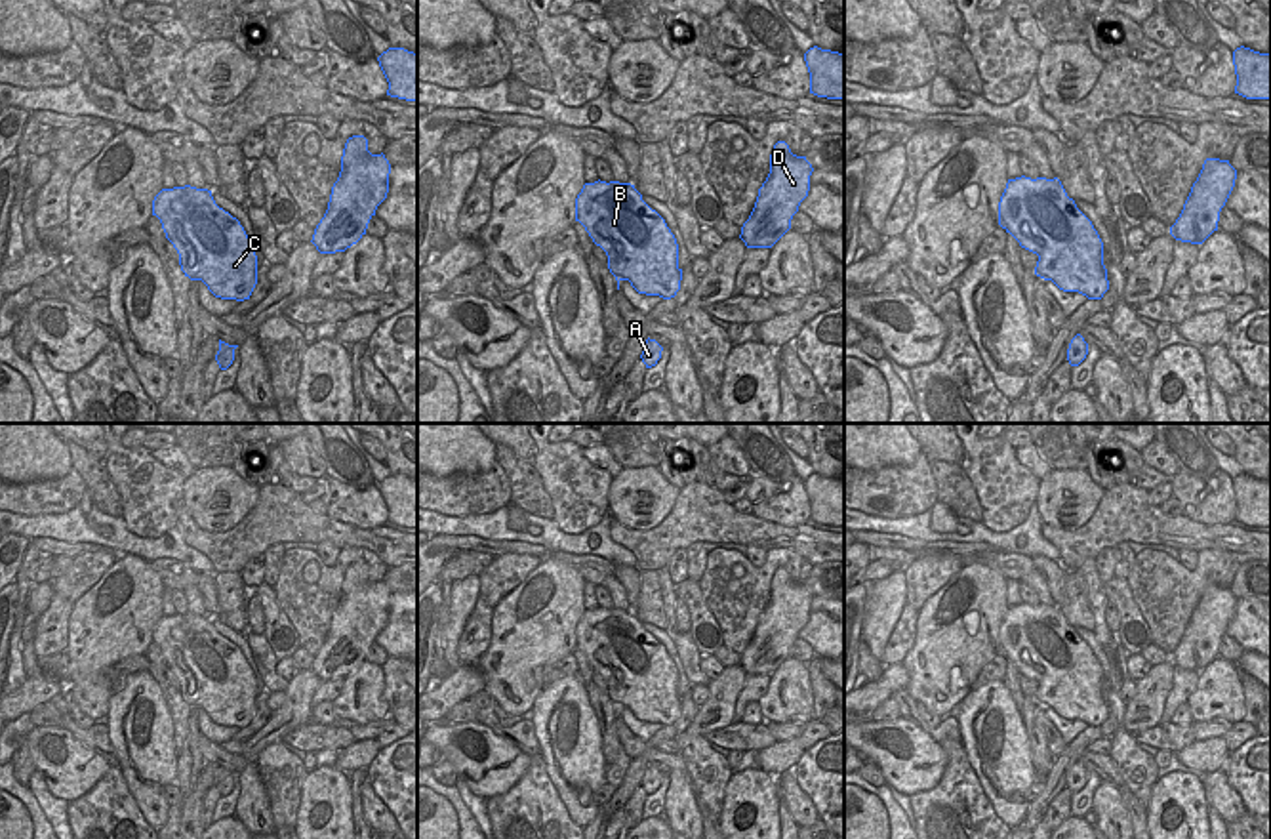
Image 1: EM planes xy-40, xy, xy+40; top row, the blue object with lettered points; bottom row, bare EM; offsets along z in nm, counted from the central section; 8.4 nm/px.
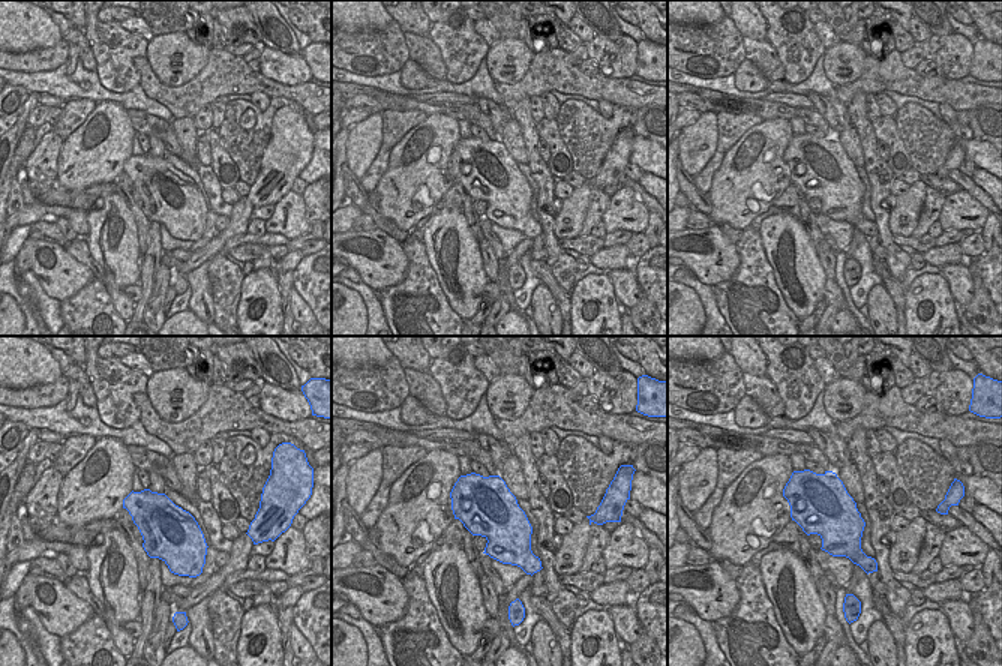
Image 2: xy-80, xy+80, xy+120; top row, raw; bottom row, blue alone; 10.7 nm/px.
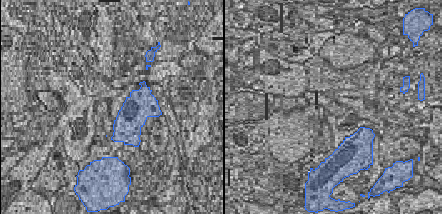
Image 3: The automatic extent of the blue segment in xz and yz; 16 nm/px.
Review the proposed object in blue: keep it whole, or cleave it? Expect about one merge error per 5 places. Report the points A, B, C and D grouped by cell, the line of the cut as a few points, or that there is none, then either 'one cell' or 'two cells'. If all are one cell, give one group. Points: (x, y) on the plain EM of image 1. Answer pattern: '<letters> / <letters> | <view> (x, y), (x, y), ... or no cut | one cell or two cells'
A B C D | no cut | one cell

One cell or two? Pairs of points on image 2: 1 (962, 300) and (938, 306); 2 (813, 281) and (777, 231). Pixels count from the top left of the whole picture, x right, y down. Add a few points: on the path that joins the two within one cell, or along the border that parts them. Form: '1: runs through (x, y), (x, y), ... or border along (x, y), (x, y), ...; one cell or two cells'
1: border along (941, 273), (953, 300), (959, 306); two cells
2: runs through (797, 264), (797, 243), (792, 233); one cell

